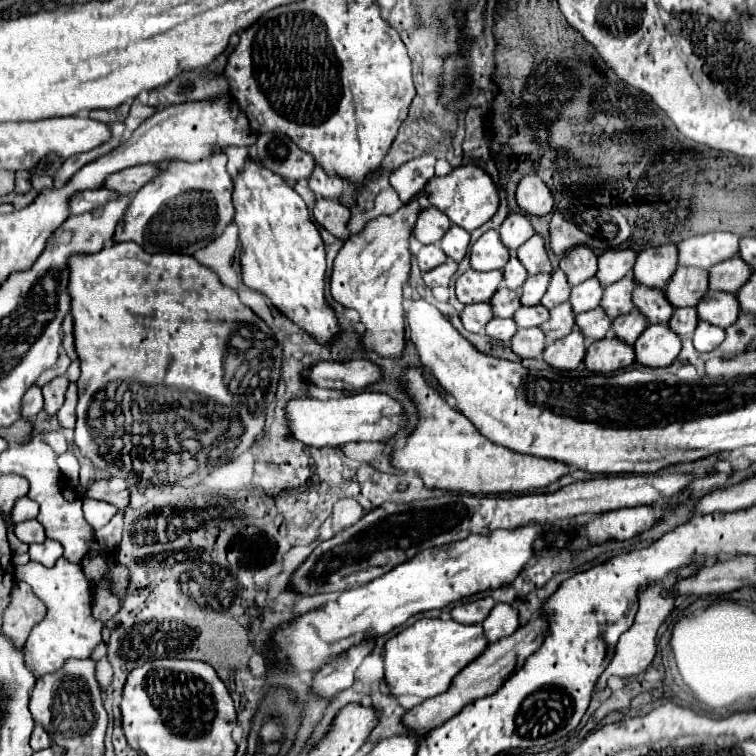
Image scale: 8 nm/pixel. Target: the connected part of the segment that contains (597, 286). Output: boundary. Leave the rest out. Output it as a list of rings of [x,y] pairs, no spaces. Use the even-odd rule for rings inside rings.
[[[596,276],[574,286],[572,294],[570,294],[570,304],[572,304],[574,312],[586,312],[586,310],[600,306],[602,292],[604,292],[604,286],[600,284],[600,280]]]

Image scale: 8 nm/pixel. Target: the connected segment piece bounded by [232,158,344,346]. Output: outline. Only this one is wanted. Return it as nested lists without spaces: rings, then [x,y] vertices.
[[[250,158],[244,172],[234,178],[234,222],[240,230],[240,264],[242,264],[242,280],[248,288],[264,294],[270,302],[296,326],[300,326],[308,336],[312,336],[322,346],[334,346],[342,336],[342,326],[334,314],[334,310],[326,302],[324,294],[324,274],[326,274],[326,252],[324,242],[316,224],[310,220],[310,212],[304,200],[284,182],[282,176],[266,170],[256,158]]]

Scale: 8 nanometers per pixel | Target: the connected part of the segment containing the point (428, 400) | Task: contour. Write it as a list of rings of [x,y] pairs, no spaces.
[[[418,370],[406,372],[406,386],[414,402],[420,404],[420,424],[406,440],[406,446],[392,452],[392,464],[402,472],[416,470],[428,488],[468,494],[520,494],[546,488],[570,474],[570,468],[558,460],[518,454],[486,440],[464,414],[452,410],[450,404],[426,384]]]

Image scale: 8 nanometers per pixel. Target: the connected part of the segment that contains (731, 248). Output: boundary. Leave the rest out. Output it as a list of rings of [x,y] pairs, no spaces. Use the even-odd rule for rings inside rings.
[[[710,232],[686,238],[678,244],[678,264],[710,270],[714,264],[738,256],[740,236],[732,232]]]

